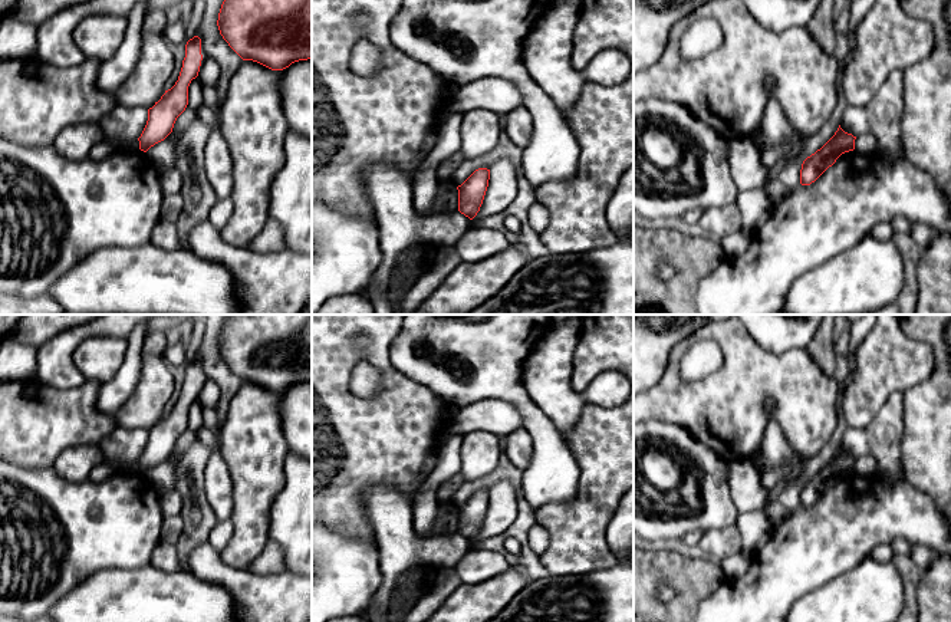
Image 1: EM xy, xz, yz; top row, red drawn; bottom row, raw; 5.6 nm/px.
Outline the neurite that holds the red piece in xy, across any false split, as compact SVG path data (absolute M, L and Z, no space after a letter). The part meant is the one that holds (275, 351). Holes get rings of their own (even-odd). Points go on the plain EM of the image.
M228 315L217 348L243 382L272 392L312 381L312 315Z

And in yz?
M839 447L835 457L820 471L803 483L800 506L810 507L832 488L842 475L853 473L855 461L856 458L845 454Z

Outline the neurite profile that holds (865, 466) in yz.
M862 455L855 461L855 473L863 477L875 475L876 467L876 460L871 455Z

